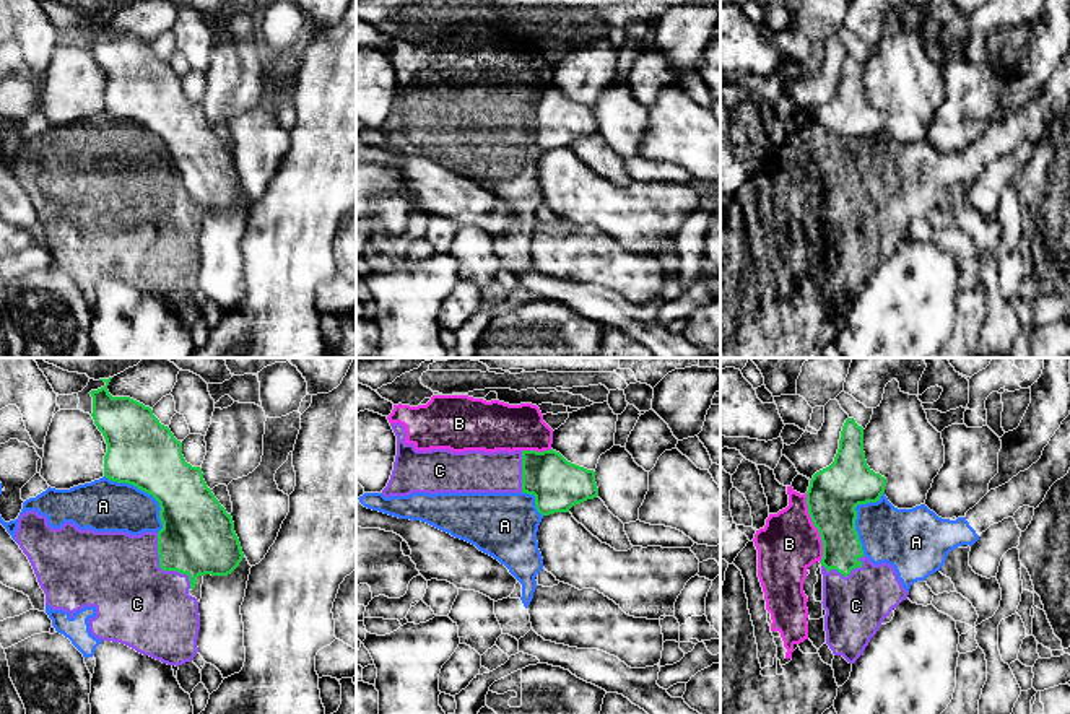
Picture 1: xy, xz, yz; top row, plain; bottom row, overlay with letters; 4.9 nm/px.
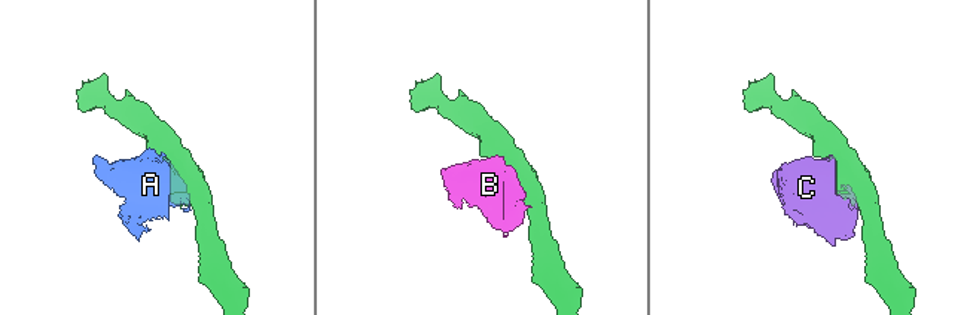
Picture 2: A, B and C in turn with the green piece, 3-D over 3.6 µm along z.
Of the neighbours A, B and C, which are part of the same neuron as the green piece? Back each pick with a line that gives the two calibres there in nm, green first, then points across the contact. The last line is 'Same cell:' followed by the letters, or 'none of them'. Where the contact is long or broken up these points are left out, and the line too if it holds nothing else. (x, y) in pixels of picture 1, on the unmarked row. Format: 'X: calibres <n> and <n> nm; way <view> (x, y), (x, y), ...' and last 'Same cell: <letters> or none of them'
Same cell: none of them

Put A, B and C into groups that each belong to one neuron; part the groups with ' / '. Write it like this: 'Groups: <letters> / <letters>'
Groups: A B C

